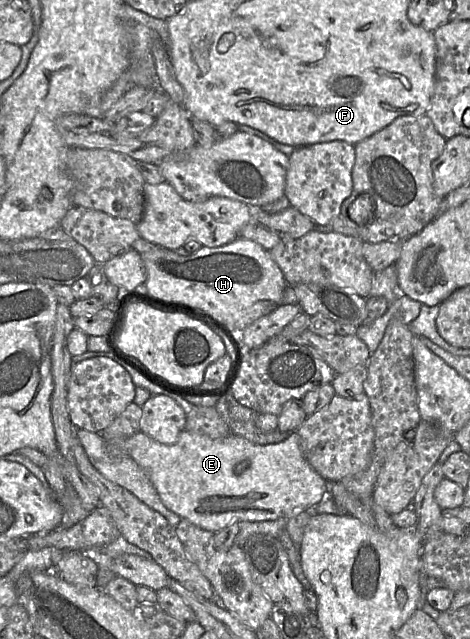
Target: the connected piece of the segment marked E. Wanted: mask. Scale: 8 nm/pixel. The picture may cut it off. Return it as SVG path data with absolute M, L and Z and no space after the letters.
M183 430L173 444L161 444L141 431L126 440L114 439L109 447L121 449L146 471L162 503L172 512L196 526L216 533L233 522L288 520L294 514L313 510L327 497L328 481L304 457L298 433L292 432L279 443L256 445L247 439L228 435L213 439Z

